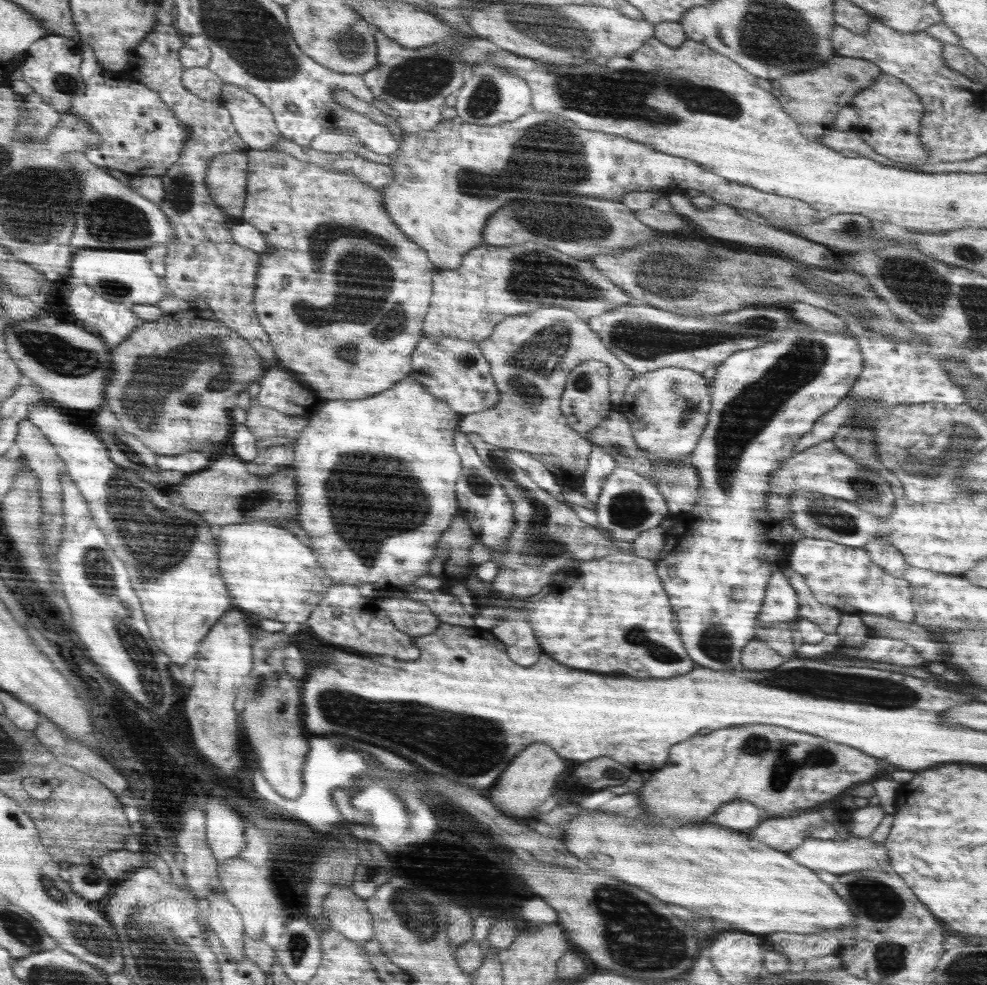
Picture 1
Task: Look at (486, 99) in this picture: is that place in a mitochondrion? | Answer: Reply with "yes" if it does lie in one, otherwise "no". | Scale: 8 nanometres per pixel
yes

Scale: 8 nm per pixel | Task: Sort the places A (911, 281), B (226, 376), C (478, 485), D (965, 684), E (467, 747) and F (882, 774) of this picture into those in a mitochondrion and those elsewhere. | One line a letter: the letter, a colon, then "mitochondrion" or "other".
A: mitochondrion
B: mitochondrion
C: mitochondrion
D: other
E: mitochondrion
F: other

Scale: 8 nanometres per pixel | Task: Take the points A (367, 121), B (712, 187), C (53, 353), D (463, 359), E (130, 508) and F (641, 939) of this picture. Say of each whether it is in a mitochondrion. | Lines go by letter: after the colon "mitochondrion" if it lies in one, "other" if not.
A: other
B: other
C: mitochondrion
D: mitochondrion
E: mitochondrion
F: mitochondrion

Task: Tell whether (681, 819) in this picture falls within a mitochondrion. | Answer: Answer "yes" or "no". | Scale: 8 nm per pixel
no

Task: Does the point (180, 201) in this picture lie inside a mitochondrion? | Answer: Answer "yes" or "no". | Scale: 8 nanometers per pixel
yes

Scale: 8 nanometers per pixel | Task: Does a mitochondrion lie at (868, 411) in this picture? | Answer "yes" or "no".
yes

